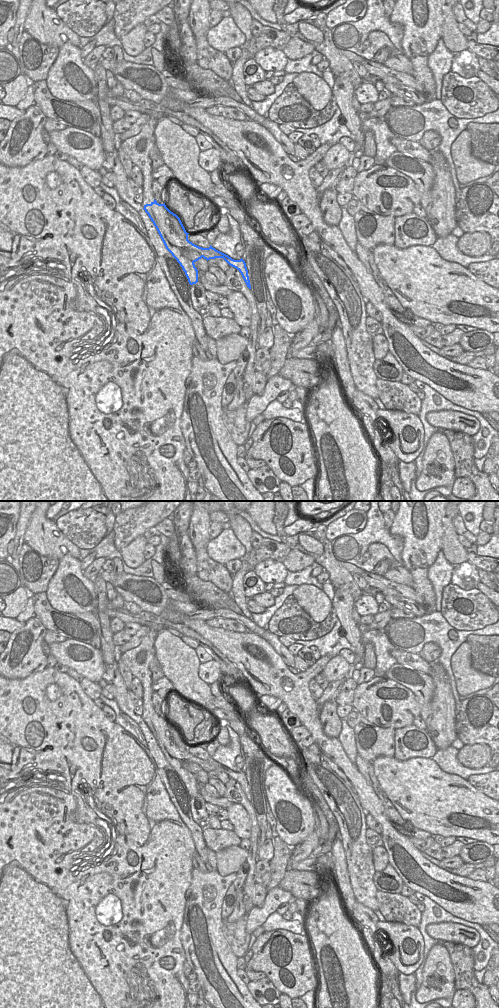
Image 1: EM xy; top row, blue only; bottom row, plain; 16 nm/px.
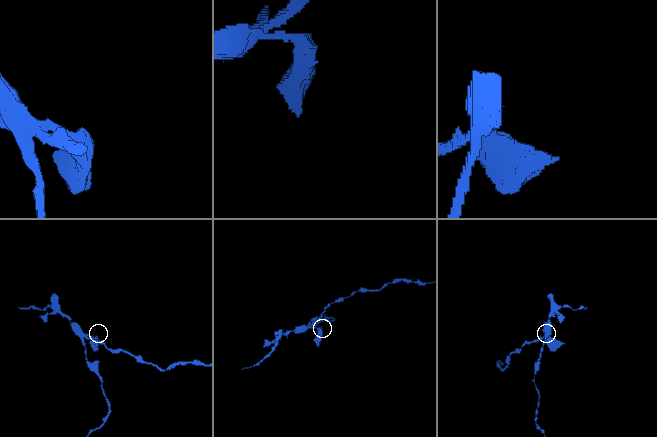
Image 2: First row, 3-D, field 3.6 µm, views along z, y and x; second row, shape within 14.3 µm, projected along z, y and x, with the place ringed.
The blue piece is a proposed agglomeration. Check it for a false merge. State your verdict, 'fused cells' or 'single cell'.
fused cells

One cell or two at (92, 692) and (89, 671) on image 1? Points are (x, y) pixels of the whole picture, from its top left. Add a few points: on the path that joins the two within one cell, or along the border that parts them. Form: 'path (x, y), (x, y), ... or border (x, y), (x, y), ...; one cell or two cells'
border (84, 677), (97, 683); two cells

